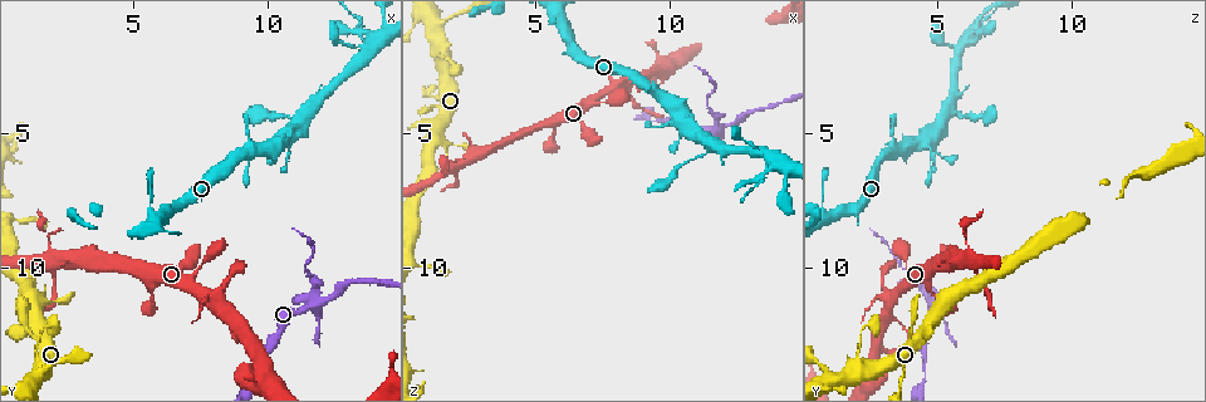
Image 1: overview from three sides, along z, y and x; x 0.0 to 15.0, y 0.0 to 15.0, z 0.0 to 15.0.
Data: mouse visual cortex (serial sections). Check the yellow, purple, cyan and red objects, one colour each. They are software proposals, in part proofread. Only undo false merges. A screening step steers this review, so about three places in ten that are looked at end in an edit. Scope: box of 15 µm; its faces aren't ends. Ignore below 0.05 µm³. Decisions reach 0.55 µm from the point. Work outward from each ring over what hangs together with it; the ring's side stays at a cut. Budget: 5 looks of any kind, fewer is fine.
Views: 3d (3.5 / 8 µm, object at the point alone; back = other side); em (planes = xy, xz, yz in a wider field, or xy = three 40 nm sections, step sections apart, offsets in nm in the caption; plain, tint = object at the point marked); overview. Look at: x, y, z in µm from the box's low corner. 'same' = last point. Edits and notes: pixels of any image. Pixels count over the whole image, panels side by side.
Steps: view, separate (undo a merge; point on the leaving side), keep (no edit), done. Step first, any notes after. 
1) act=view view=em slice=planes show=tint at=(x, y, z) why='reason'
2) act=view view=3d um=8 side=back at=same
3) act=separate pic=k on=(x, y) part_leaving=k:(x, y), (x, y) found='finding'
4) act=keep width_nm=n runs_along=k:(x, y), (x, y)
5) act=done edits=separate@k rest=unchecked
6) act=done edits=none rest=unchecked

act=view view=3d um=3.5 at=(11.8, 11.3, 4.9) why='abrupt turn'

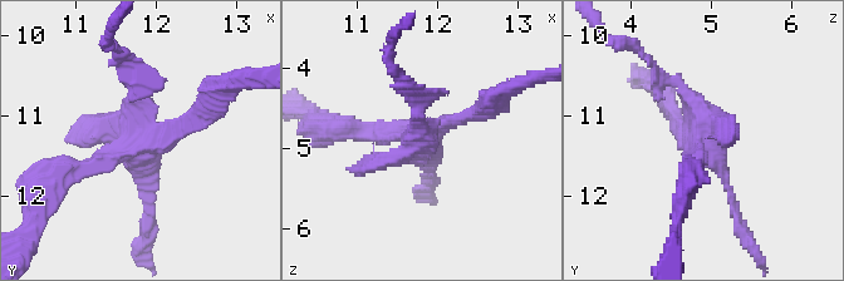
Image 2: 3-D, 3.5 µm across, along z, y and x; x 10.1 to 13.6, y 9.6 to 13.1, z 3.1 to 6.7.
act=view view=em slice=xy step=3 show=tint at=(11.80, 11.30, 4.95)

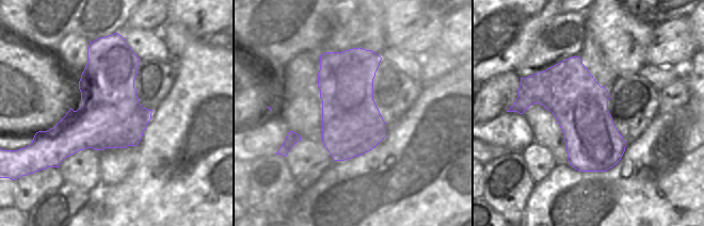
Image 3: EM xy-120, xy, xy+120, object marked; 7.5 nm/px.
act=separate pic=2 on=(143, 188) width_nm=460 part_leaving=2:(706, 141), (693, 98), (644, 59) found='a second cell is stuck on'

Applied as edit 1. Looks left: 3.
act=view view=3d um=3.5 at=(9.4, 14.1, 4.5) why='narrows sharply'

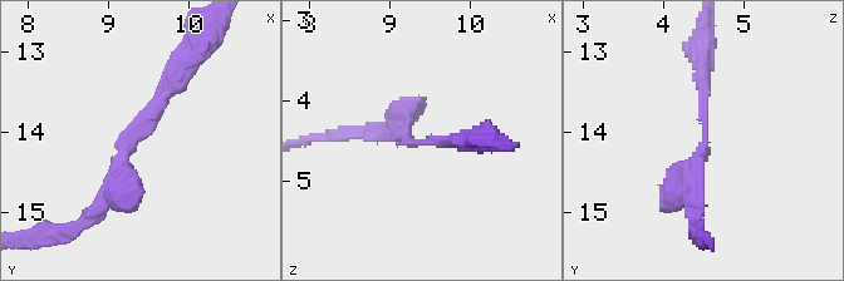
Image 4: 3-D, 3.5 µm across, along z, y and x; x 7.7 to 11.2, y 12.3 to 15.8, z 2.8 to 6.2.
act=view view=em slice=xy step=1 show=tint at=(9.30, 14.10, 4.50) arm_widths_nm=150,250

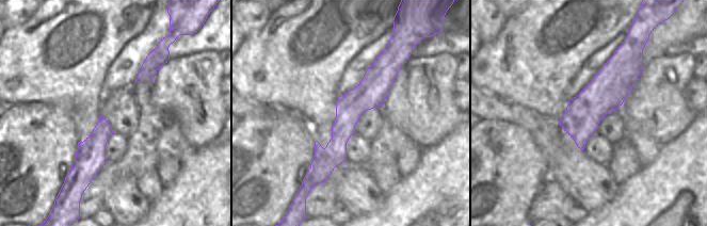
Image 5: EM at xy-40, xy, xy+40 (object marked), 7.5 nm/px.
act=view view=em slice=xy step=2 show=tint at=same why='another direction'

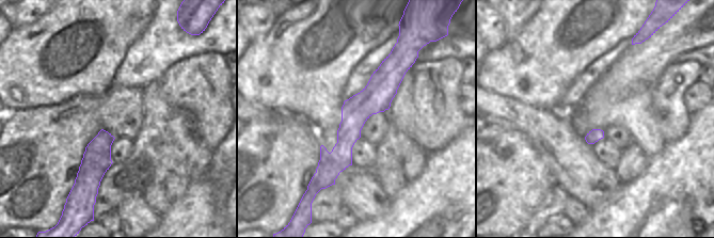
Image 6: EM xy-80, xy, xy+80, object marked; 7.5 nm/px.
act=keep width_nm=220 runs_along=4:(177, 69), (127, 143), (127, 201) found='continuous, no second cell'

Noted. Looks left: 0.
act=done edits=separate@2 rest=unchecked

